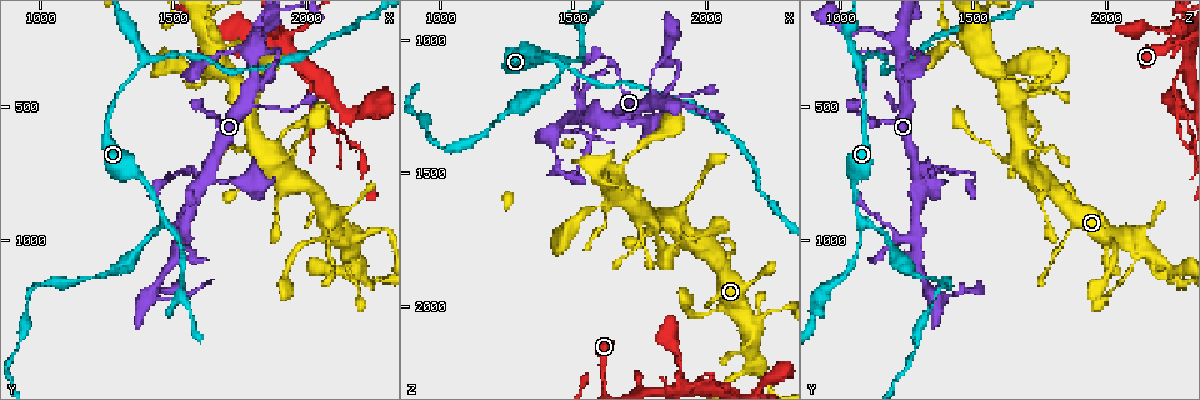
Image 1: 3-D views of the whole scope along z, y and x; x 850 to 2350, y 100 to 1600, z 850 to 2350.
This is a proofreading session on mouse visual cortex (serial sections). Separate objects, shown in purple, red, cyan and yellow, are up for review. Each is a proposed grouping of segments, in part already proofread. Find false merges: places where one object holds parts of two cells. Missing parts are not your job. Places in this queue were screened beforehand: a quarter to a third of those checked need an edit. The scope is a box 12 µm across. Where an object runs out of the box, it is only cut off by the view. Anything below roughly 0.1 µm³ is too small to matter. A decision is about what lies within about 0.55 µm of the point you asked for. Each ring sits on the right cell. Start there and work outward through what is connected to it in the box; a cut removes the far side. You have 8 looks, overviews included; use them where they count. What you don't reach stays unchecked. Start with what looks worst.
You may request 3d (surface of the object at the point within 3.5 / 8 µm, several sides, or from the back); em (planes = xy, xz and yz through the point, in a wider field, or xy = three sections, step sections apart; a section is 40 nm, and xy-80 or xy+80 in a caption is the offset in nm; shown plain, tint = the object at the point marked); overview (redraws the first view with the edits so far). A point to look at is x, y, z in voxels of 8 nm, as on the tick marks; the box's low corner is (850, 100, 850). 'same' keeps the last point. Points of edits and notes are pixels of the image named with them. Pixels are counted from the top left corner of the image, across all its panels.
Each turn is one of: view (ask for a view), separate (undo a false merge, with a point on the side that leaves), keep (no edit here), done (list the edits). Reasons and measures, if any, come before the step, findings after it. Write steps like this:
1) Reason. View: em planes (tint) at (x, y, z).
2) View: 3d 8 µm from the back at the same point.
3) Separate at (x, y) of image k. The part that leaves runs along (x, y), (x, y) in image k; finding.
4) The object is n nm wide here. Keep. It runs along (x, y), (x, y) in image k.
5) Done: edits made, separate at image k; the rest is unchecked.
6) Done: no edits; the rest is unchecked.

Small branch off a trunk. View: 3d 8 µm at (1910, 220, 2270).

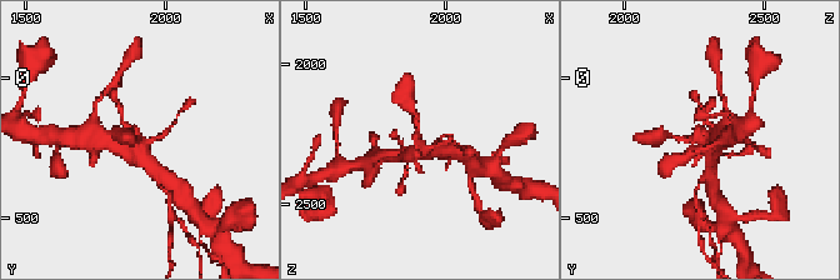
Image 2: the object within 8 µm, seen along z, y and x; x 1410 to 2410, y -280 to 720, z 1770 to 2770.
View: 3d 3.5 µm at (1900, 220, 2260).

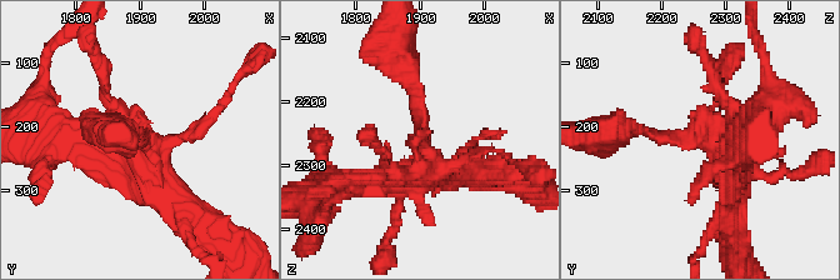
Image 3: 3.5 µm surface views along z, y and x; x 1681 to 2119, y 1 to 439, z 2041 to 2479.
4 arms meet here; the arms are 150, 150, 350, 450 nm wide; need the tissue. View: em xy step 3 (tint) at (1905, 215, 2260).

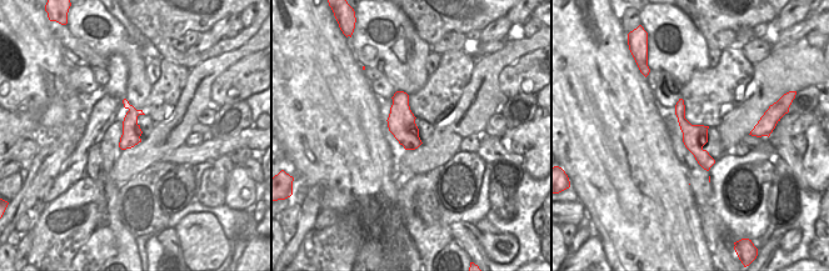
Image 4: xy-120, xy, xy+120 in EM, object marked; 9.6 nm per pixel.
The object is 260 nm wide here. Keep. It runs along (680, 104), (680, 118), (707, 166) in image 4; all the same cell.

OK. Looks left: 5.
View: 3d 3.5 µm at (1460, 940, 1080).

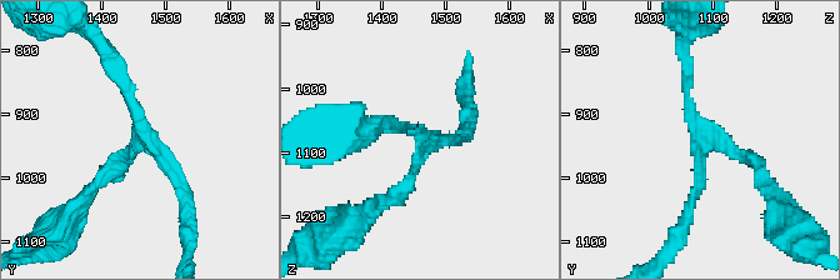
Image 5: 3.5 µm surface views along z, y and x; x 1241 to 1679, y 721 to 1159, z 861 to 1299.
3 arms meet here; the arms are 150, 150, 150 nm wide. View: em xy step 5 (tint) at (1470, 935, 1085).

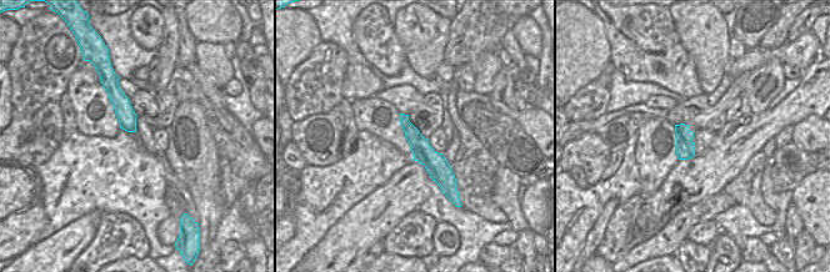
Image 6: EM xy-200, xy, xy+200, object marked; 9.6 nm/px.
Separate at (120, 155) of image 5. A border runs along (401, 122), (423, 152), (418, 160) in image 6; a second cell is stuck on.

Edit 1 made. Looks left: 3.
Redraw. View: overview.

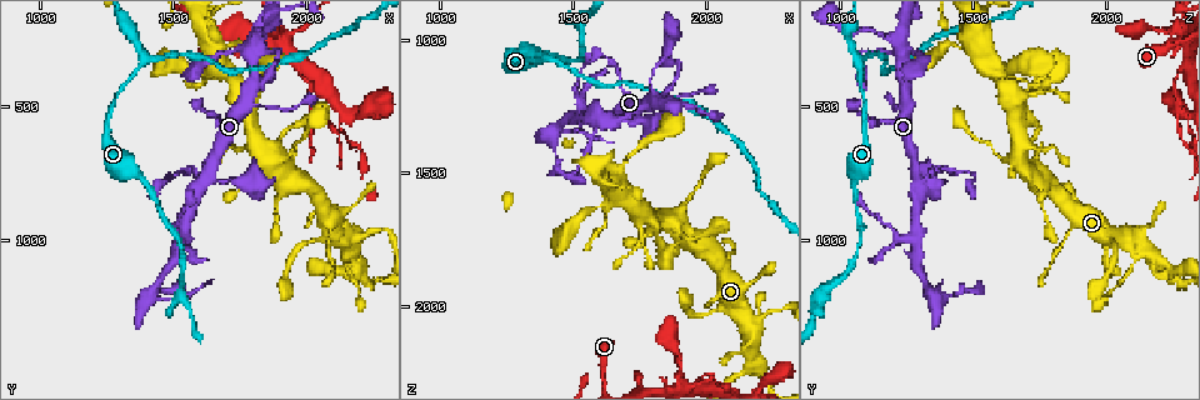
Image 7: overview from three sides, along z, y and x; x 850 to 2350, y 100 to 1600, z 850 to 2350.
Four arms meet. View: 3d 3.5 µm at (1810, 290, 1240).

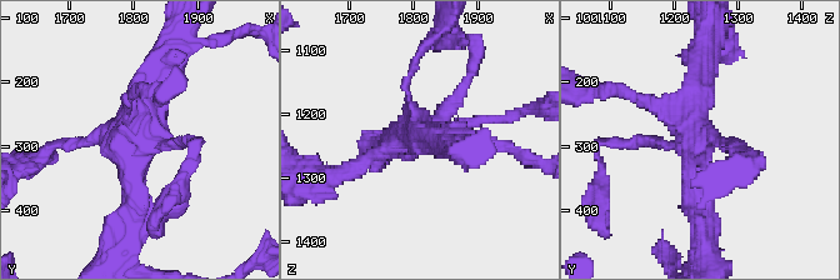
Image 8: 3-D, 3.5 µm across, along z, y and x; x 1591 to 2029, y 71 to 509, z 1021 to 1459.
View: em xy step 1 (tint) at (1800, 300, 1235).

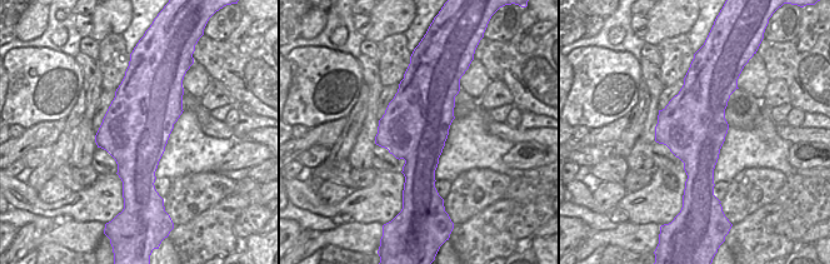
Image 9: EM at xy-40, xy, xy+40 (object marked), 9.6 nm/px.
Keep. All the same cell.

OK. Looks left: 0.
Done: edits made, separate at image 5; the rest is unchecked.

